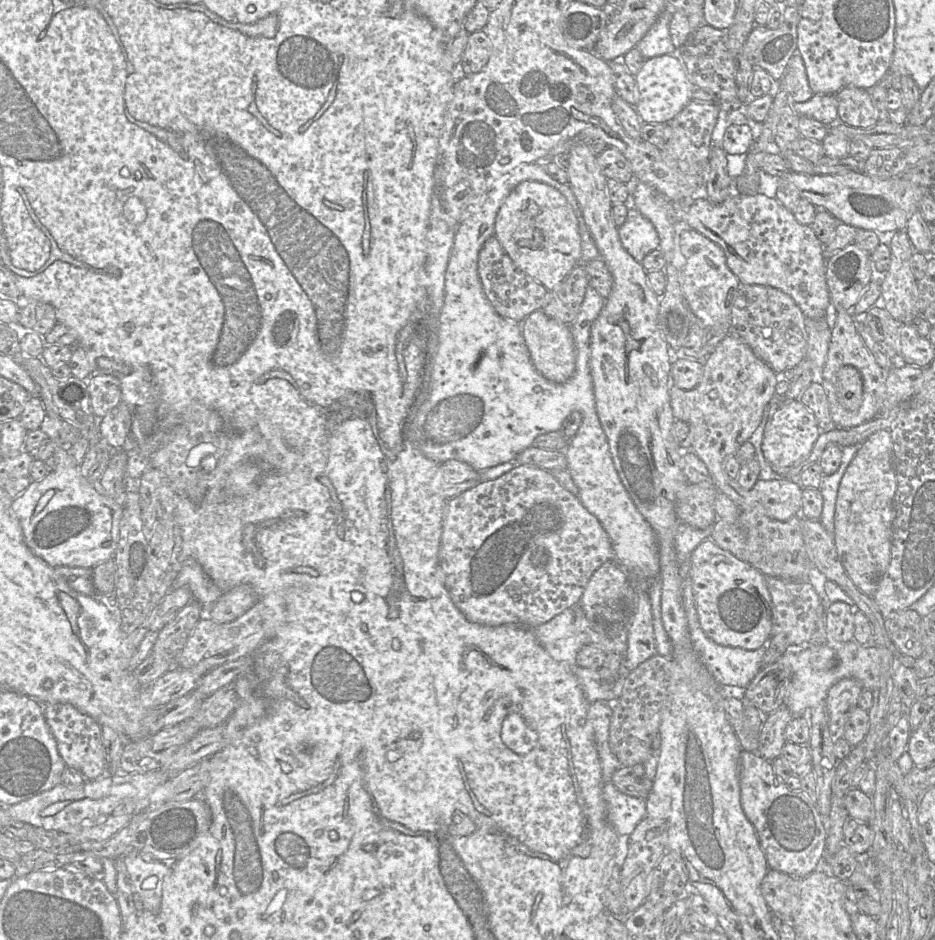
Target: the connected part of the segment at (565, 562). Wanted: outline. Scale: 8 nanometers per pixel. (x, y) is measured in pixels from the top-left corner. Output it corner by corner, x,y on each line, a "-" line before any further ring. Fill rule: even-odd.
518,464
500,477
481,481
473,488
449,499
444,511
438,559
449,595
459,611
471,622
486,626
519,625
534,628
577,605
593,572
603,563
614,560
610,538
599,520
580,502
577,495
562,487
553,475
542,468

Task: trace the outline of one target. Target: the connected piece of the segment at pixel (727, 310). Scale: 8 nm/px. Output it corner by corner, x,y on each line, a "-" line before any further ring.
695,230
680,231
679,240
686,258
680,284
693,315
705,327
727,323
730,326
733,302
742,284
727,266
723,249

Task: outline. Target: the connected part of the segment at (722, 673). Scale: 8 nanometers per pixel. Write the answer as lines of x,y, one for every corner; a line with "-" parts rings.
690,559
680,563
679,574
682,579
681,594
686,613
688,630
693,649
702,663
723,689
726,686
746,688
762,668
762,660
767,649
767,644
756,650
719,645
711,640
702,630
693,596
692,581
690,577

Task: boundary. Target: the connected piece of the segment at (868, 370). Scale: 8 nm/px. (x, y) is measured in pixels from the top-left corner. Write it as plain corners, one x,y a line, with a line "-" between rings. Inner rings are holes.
850,311
836,313
835,323
831,330
831,339
828,354
822,370
815,381
819,381
827,395
830,414
835,428
856,427
864,422
871,420
882,411
882,404
885,400
885,380
887,372
876,362
872,354
867,350
862,342
855,326
855,317
-
850,365
856,368
862,378
863,396
862,403
857,411
844,409
837,397
835,389
835,376
842,367

